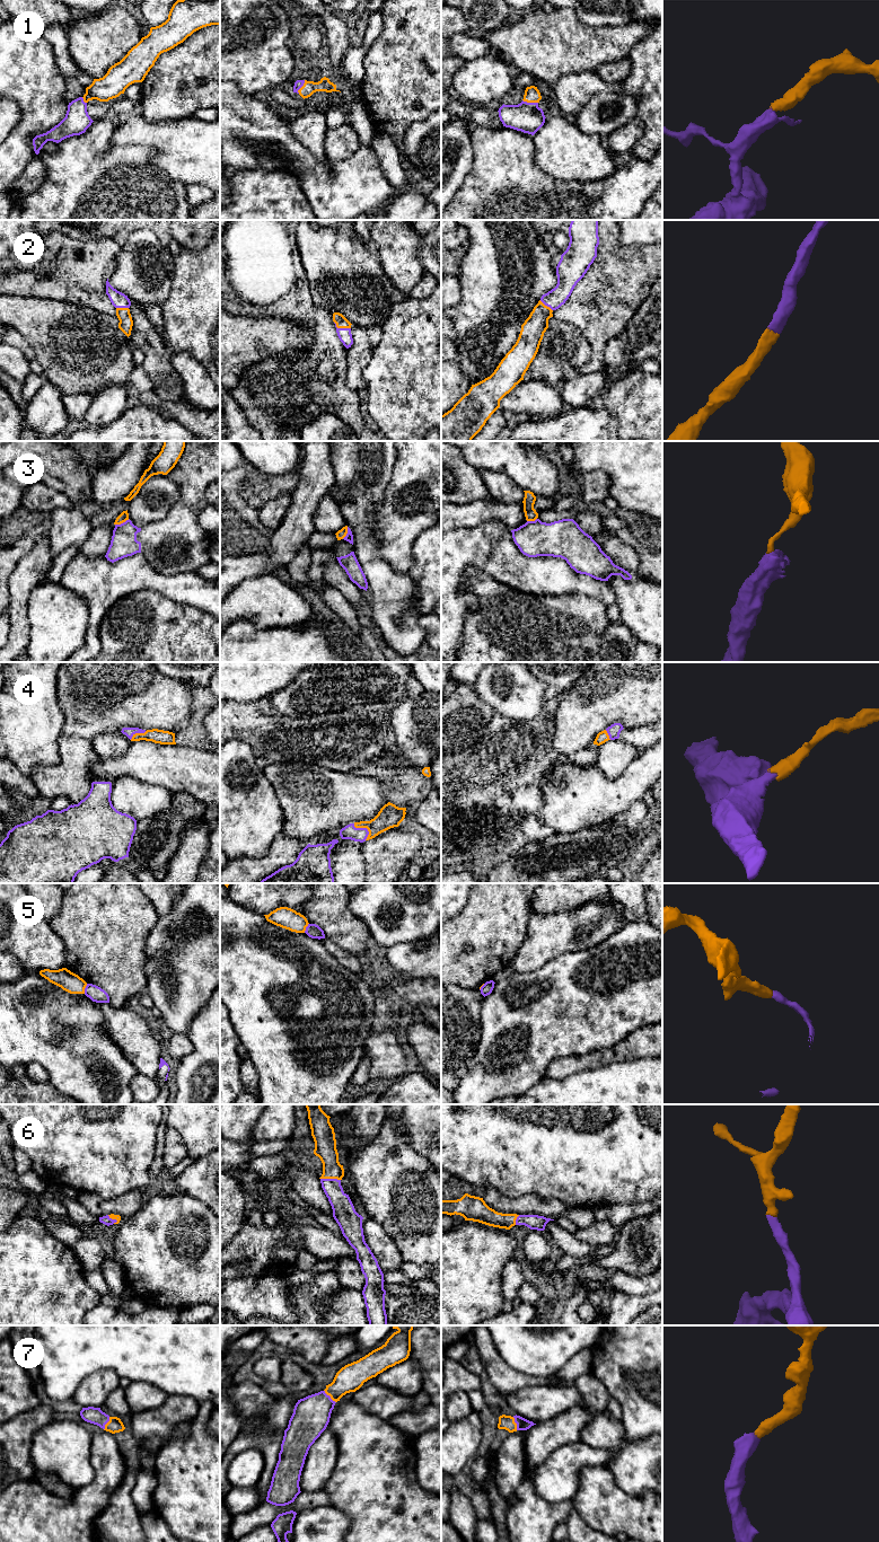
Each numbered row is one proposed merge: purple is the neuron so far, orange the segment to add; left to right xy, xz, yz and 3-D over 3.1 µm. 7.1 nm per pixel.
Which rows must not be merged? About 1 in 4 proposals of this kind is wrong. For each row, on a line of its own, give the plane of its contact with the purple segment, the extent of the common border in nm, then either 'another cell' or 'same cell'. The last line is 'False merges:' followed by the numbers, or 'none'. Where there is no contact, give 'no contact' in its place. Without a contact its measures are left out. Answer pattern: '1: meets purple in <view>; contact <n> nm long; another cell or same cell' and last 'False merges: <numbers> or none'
1: meets purple in yz; contact 110 nm long; same cell
2: meets purple in xz; contact 130 nm long; same cell
3: meets purple in xy; contact 110 nm long; another cell
4: meets purple in xz; contact 150 nm long; same cell
5: meets purple in xy; contact 80 nm long; another cell
6: meets purple in xz; contact 140 nm long; same cell
7: meets purple in xz; contact 130 nm long; same cell
False merges: 3, 5

